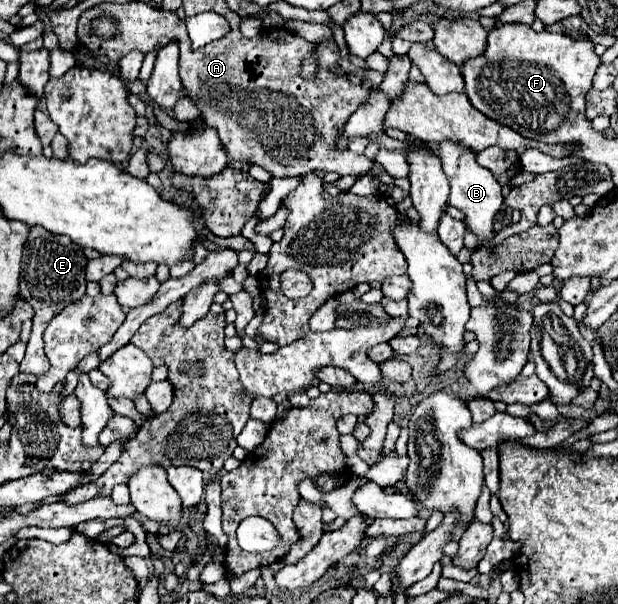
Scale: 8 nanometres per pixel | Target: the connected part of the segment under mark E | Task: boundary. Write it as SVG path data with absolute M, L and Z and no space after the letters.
M31 227L31 233L29 233L25 249L23 249L19 287L21 287L23 299L29 301L29 305L35 309L35 317L33 317L33 331L31 331L31 339L27 343L25 359L19 363L21 373L31 373L35 377L47 373L49 363L47 363L47 357L43 351L43 345L45 345L43 331L47 329L47 323L59 311L63 311L69 303L73 303L85 295L85 283L87 283L85 281L85 263L87 263L87 257L83 255L79 245L71 243L71 239L49 233L47 229L41 229L41 227Z

